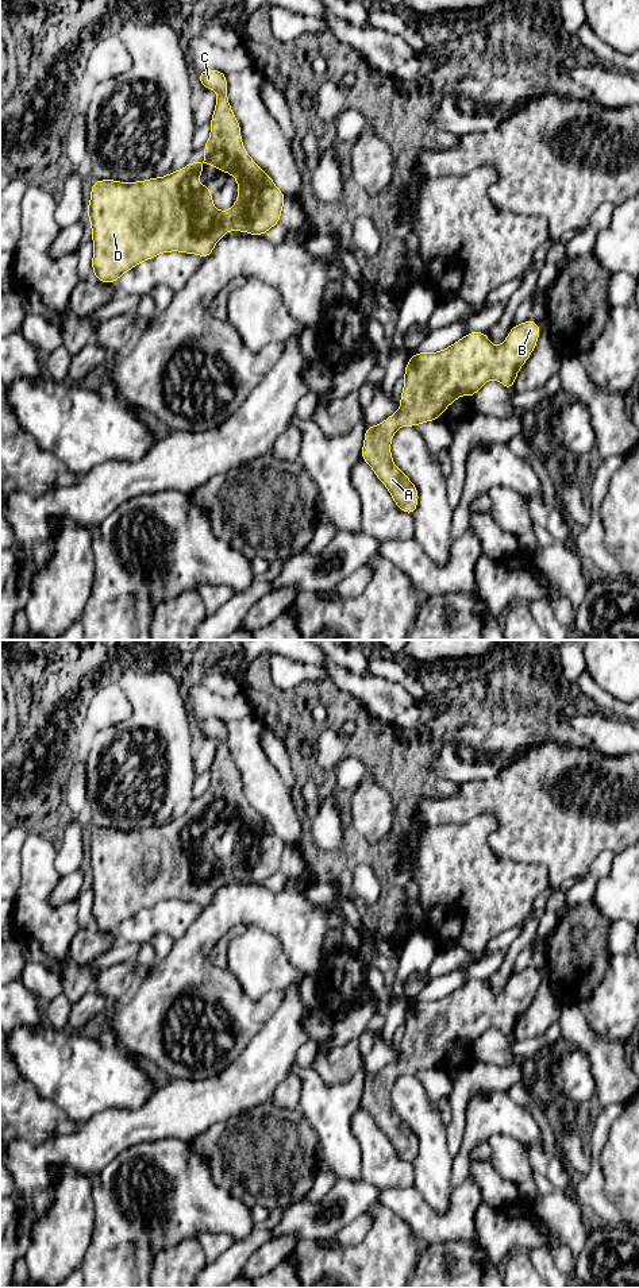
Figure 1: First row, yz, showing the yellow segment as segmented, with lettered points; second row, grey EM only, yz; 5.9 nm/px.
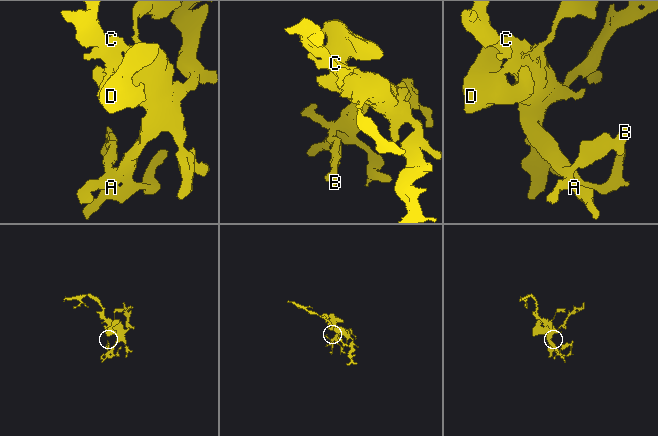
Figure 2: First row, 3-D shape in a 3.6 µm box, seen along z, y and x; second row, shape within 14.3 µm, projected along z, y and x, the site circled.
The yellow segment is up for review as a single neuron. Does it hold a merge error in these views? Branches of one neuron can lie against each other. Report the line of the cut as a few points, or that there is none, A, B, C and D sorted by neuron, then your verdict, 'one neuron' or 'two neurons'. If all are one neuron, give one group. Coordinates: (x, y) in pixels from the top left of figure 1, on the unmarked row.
no cut | A B C D | one neuron

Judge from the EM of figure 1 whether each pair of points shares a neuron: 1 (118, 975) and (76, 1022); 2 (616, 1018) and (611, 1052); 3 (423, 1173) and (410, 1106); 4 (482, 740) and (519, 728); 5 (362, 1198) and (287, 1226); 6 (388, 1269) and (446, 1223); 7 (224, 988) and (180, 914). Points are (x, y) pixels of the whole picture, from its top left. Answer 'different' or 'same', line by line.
1: same
2: different
3: same
4: same
5: same
6: different
7: different

